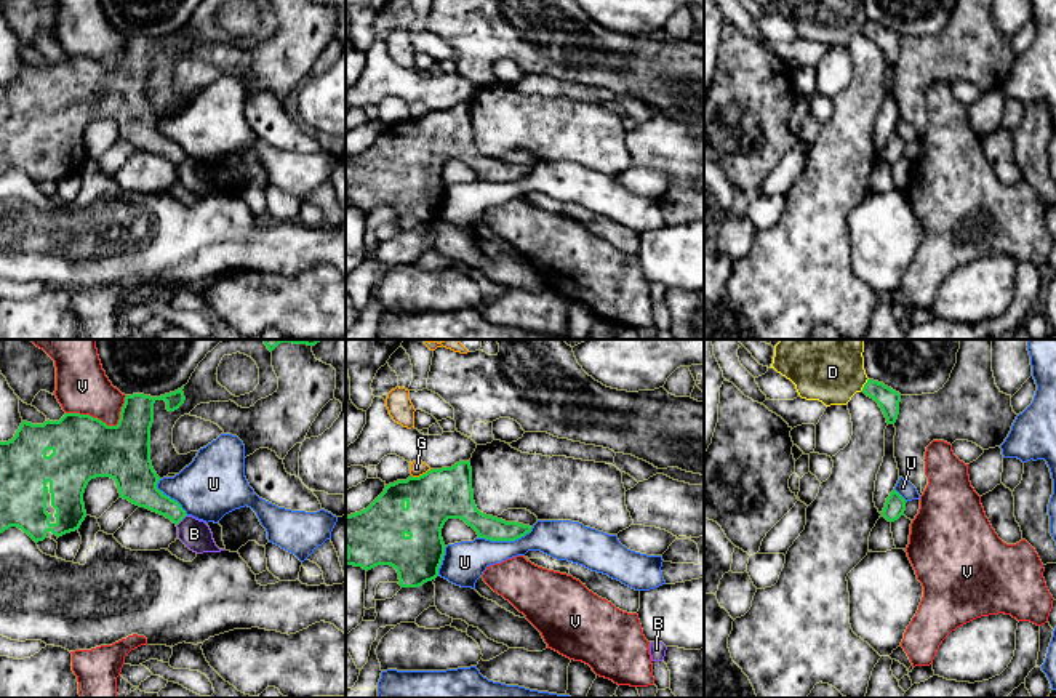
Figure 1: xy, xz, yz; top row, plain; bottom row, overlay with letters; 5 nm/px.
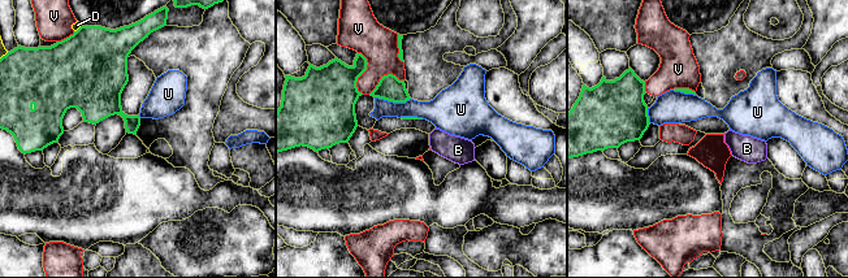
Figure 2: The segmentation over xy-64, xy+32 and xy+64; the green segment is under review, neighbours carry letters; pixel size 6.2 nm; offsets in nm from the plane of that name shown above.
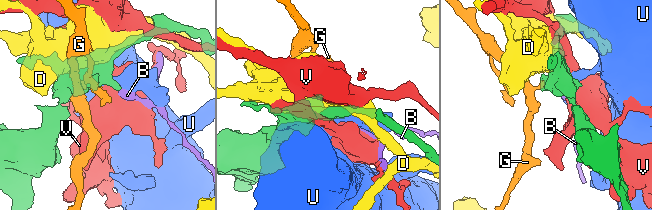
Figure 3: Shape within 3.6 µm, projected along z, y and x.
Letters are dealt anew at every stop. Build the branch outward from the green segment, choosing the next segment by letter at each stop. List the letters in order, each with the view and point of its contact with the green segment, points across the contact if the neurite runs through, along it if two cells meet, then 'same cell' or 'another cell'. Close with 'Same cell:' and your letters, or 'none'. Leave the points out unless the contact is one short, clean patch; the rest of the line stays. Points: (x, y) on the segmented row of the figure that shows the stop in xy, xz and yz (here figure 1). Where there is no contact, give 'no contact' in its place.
B: contact xy (181, 519); border xy (186, 514), (176, 525); another cell
D: contact yz (864, 385); another cell
G: contact xz (423, 474); border xz (431, 469), (412, 476); another cell
U: contact xz (506, 540); another cell
V: contact xy (104, 423); another cell
Same cell: none

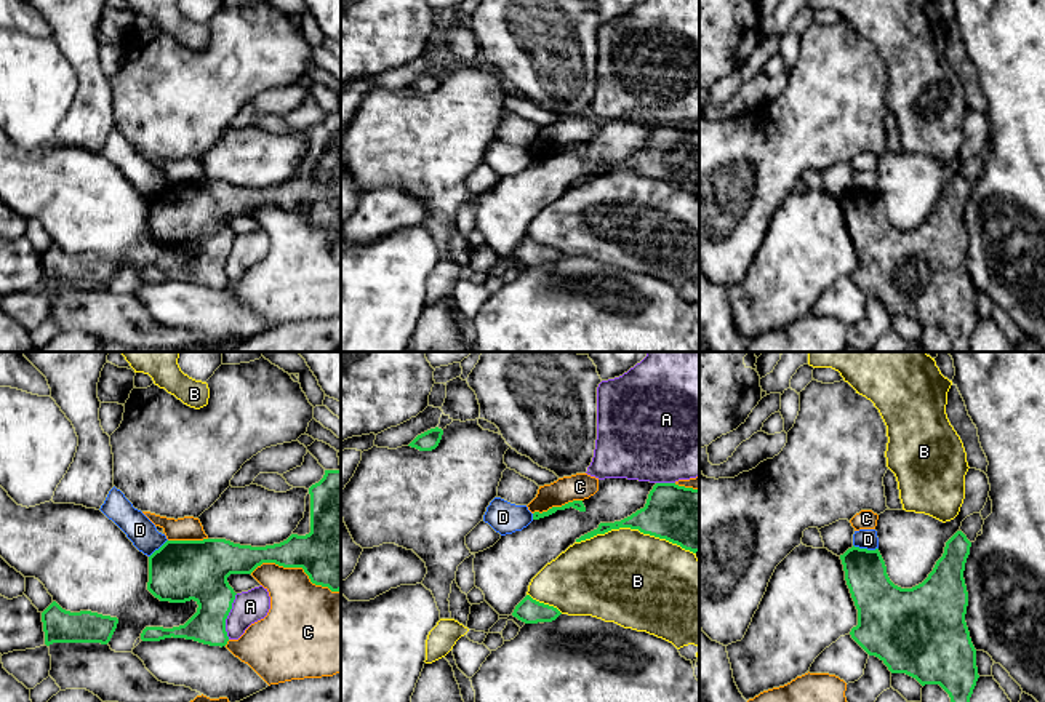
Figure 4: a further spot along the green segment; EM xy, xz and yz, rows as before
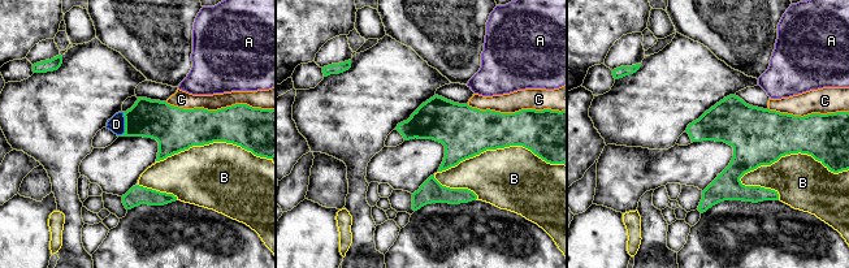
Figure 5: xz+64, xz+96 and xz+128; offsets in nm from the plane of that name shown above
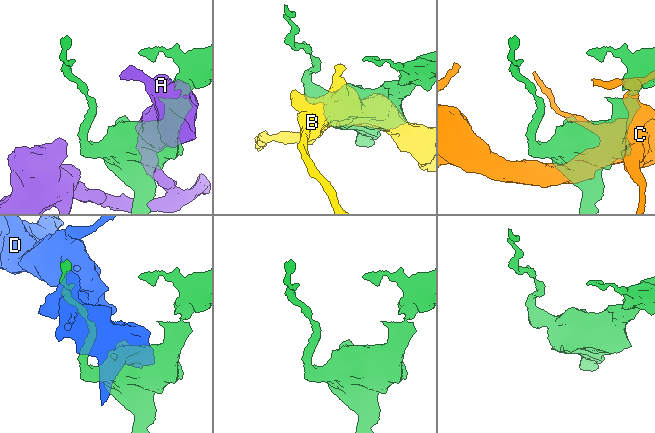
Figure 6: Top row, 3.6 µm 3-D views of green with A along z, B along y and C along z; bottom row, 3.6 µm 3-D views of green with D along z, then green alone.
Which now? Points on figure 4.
A: contact xy (228, 614); another cell
B: contact xz (636, 528); another cell
C: contact xy (296, 566); another cell
D: contact yz (866, 549); another cell
Same cell: none

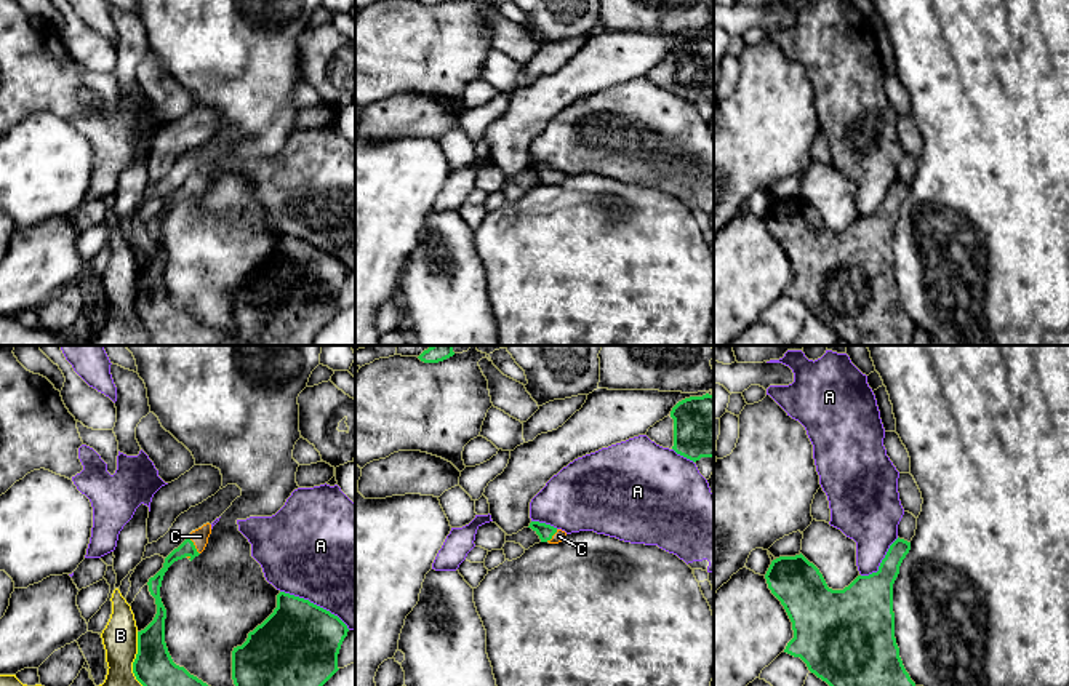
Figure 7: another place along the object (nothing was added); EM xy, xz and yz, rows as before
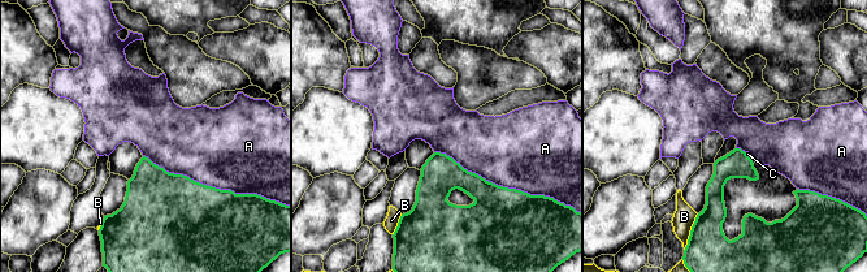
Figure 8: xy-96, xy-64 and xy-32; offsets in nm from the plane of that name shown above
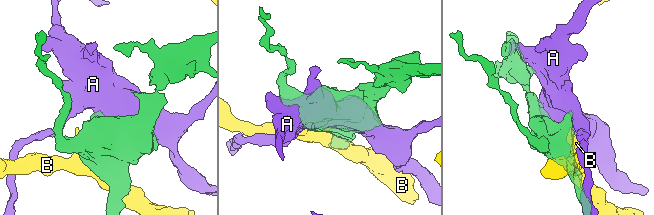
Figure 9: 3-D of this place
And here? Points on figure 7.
A: contact xy (316, 605); another cell
B: contact xy (135, 659); another cell
C: contact xy (194, 546); way xy (186, 549), (194, 546), (200, 536); same cell
Same cell: C

